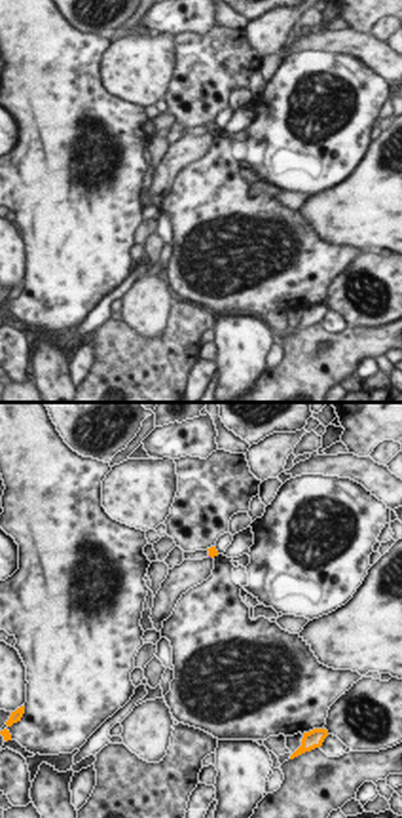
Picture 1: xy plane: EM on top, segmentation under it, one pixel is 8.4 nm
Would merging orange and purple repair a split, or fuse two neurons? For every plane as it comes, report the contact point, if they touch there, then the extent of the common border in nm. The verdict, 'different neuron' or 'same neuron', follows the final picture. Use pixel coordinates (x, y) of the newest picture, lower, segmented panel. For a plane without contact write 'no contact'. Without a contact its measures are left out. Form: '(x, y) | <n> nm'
no contact

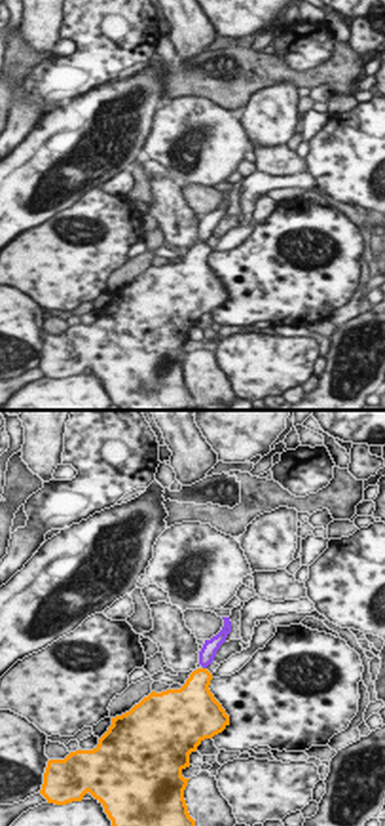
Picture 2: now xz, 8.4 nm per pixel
no contact

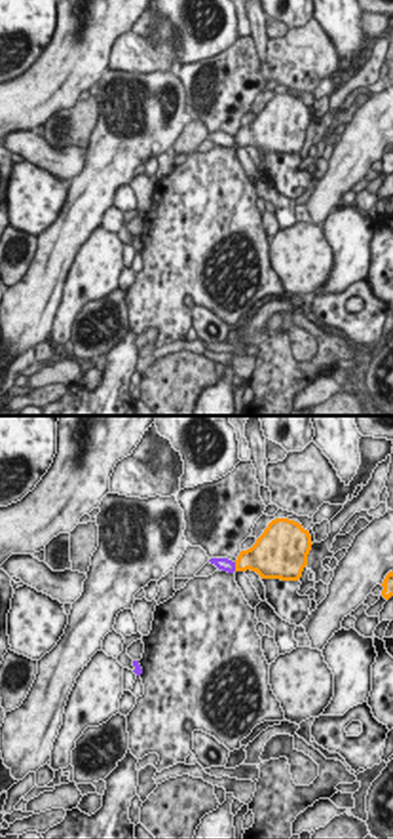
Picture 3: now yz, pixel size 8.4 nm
(236, 566) | 80 nm

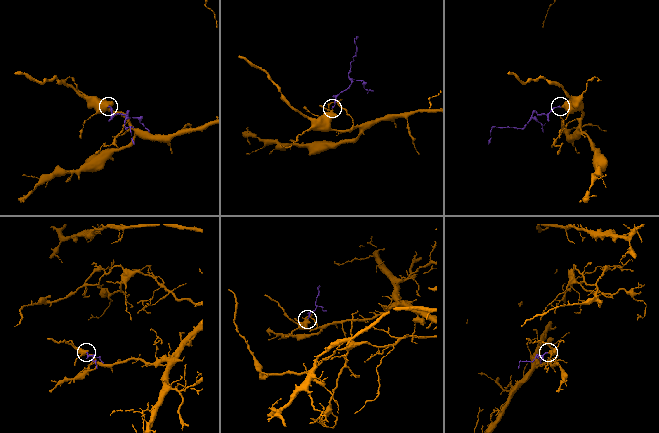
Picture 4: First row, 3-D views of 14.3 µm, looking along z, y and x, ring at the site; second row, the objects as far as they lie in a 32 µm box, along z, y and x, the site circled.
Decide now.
different neuron

